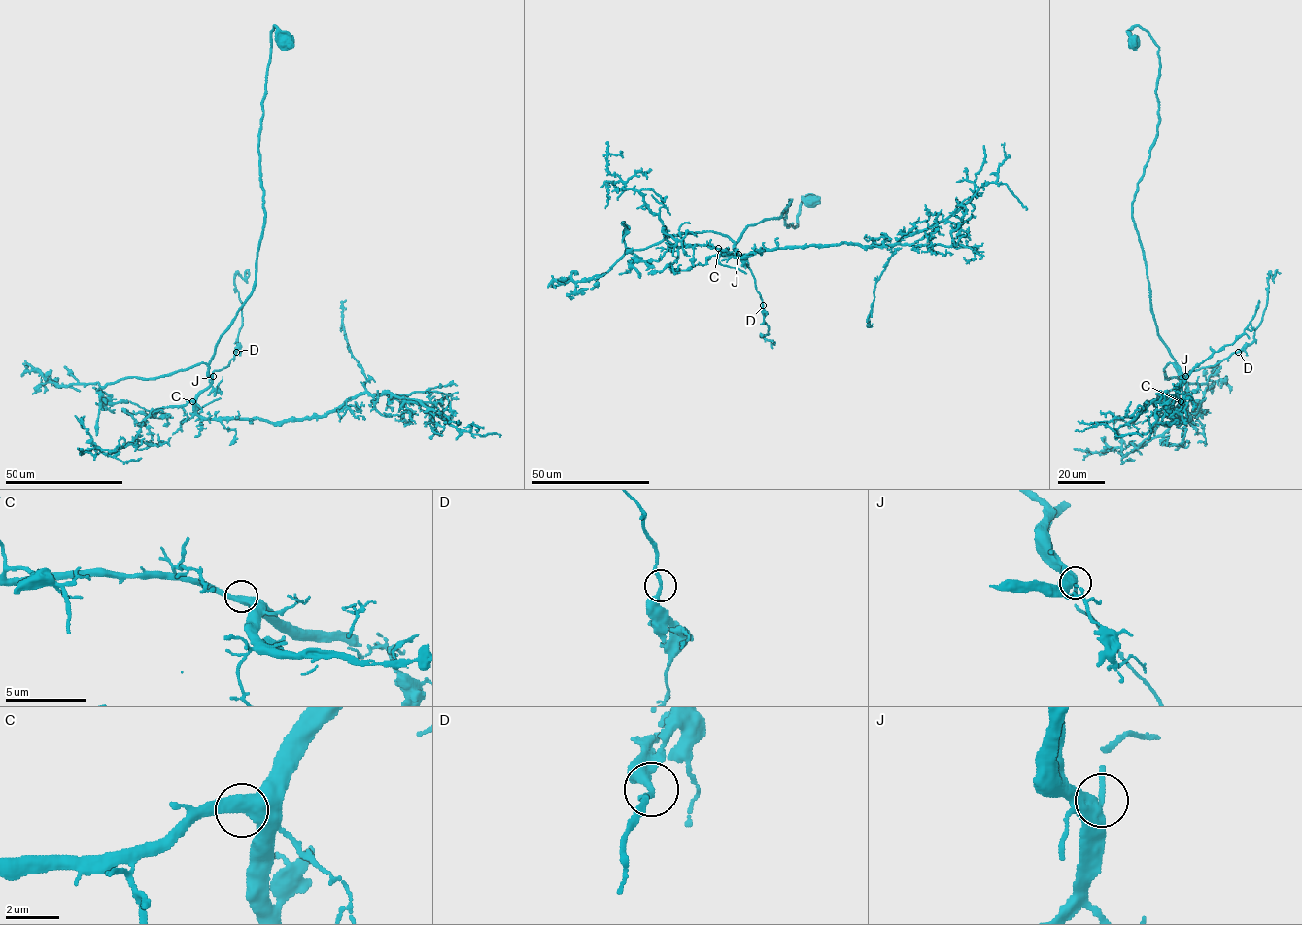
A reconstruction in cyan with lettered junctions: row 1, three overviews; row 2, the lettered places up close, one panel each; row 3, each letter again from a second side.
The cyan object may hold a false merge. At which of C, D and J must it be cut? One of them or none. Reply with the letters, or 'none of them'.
none of them

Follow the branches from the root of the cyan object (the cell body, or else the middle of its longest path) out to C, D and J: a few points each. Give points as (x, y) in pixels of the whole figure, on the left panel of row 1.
C: (285, 40), (274, 26), (259, 135), (265, 222), (253, 290), (216, 346), (208, 364), (211, 384), (192, 401)
D: (285, 40), (274, 26), (259, 135), (265, 222), (253, 290), (217, 343), (208, 373), (227, 367), (236, 352)
J: (285, 40), (274, 26), (259, 135), (265, 222), (255, 284), (216, 346), (208, 364), (213, 376)

